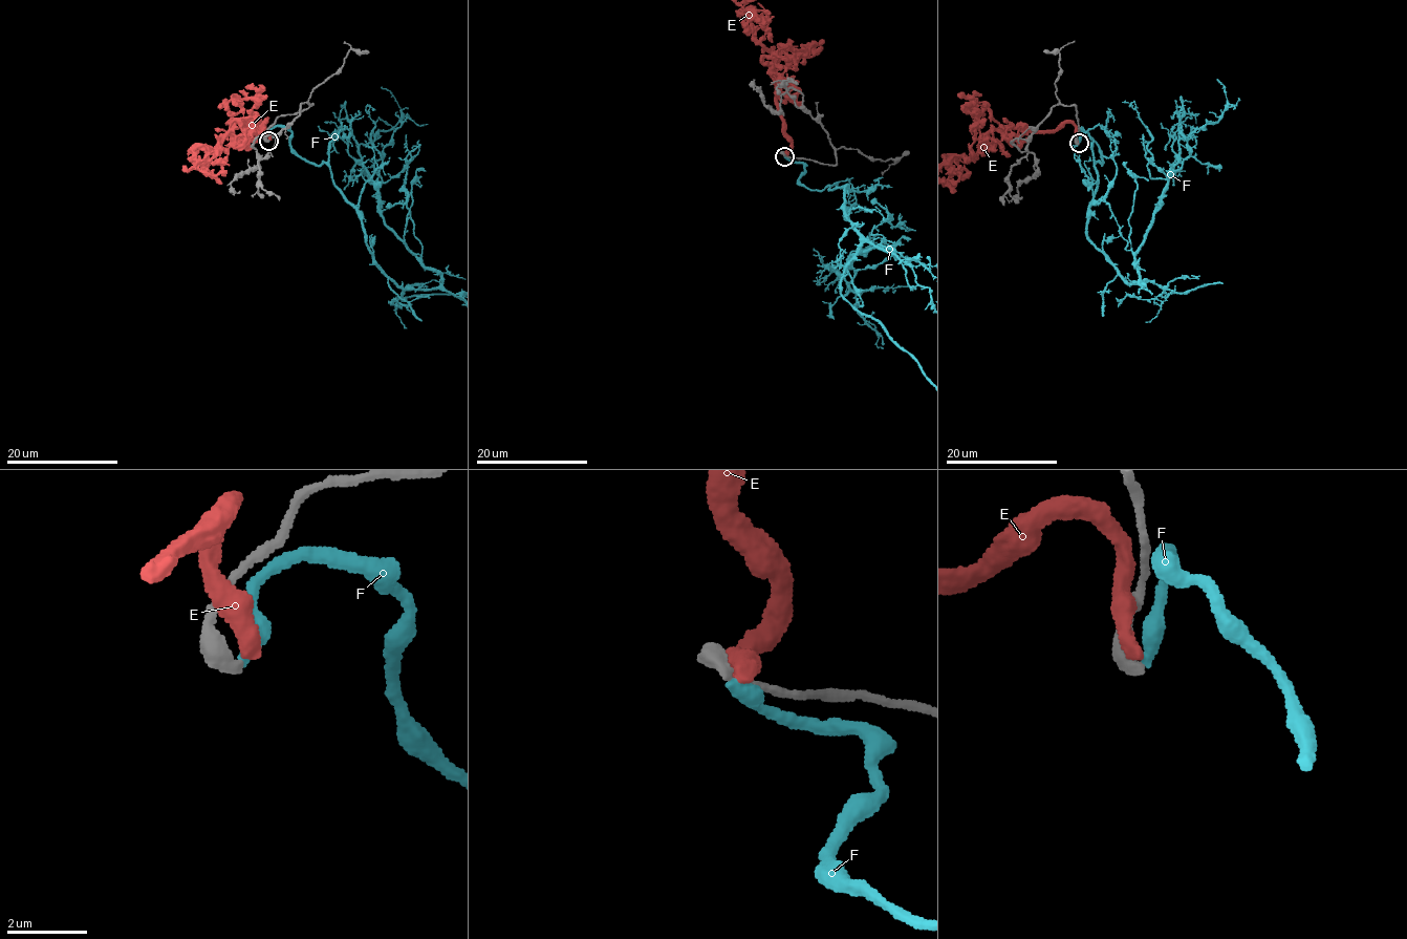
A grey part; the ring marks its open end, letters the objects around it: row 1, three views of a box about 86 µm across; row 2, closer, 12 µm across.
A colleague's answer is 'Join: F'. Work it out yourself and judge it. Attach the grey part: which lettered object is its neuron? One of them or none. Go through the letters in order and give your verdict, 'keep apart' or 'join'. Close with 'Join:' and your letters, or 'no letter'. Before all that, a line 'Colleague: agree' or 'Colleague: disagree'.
Colleague: agree
E: keep apart
F: join
Join: F

